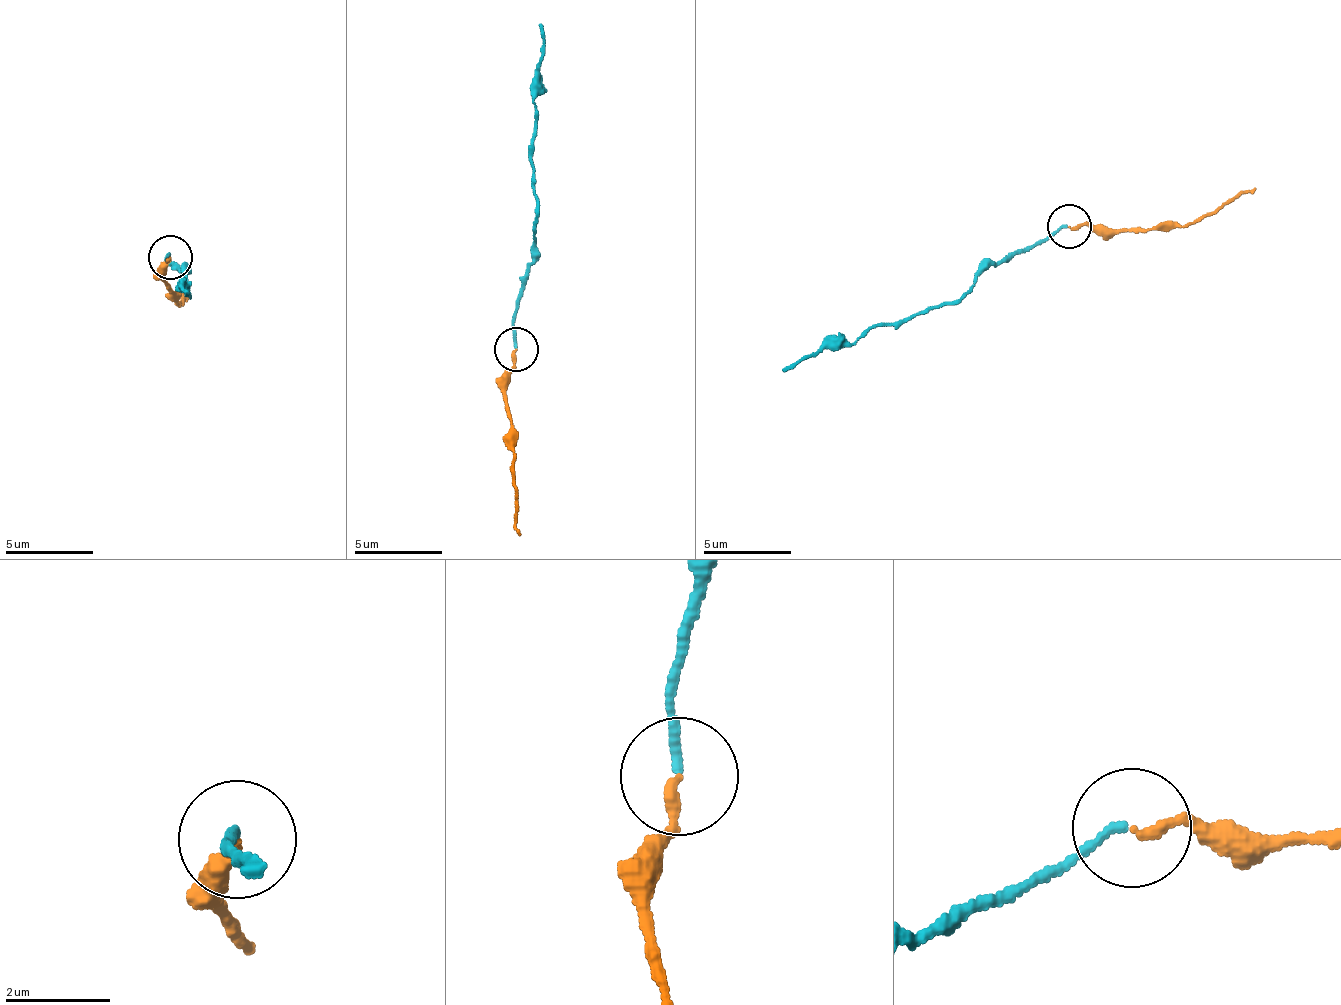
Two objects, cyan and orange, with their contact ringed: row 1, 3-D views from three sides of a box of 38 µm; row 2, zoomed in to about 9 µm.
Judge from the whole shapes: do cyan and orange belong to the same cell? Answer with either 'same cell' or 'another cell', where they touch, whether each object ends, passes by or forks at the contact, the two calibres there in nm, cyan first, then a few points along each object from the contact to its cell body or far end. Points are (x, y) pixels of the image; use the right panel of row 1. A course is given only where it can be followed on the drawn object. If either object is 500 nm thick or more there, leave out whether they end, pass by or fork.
same cell | (1069, 226) | cyan ends | orange ends | 150/190 nm | cyan via (1065, 225), (1016, 249), (957, 300), (878, 323), (852, 342), (821, 347), (781, 371) | orange via (1070, 225), (1097, 231), (1189, 226), (1254, 186)

